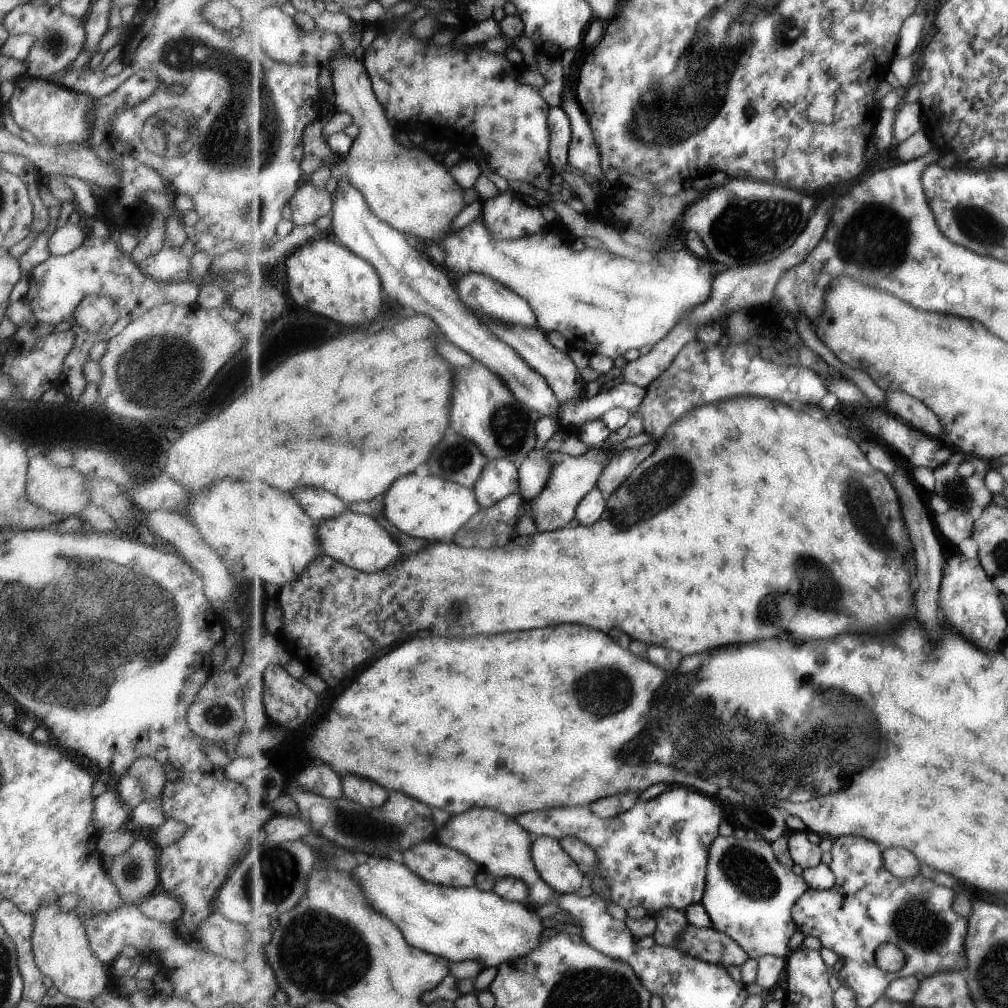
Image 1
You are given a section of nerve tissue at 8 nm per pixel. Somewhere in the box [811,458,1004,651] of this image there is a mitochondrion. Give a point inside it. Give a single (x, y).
(856, 501)

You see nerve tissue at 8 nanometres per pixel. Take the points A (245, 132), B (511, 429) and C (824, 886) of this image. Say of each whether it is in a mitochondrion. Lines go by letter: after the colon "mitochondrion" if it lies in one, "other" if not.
A: mitochondrion
B: mitochondrion
C: other

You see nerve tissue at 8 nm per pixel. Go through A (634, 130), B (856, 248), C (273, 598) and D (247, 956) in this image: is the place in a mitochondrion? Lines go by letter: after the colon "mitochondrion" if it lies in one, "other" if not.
A: other
B: mitochondrion
C: other
D: other

